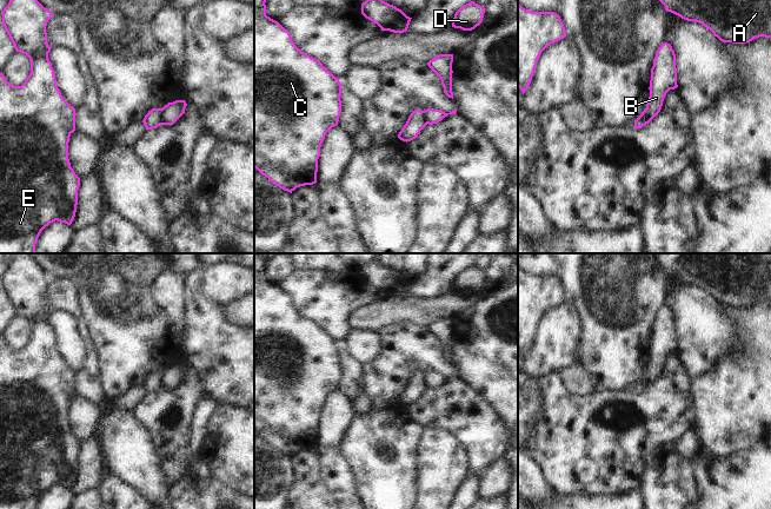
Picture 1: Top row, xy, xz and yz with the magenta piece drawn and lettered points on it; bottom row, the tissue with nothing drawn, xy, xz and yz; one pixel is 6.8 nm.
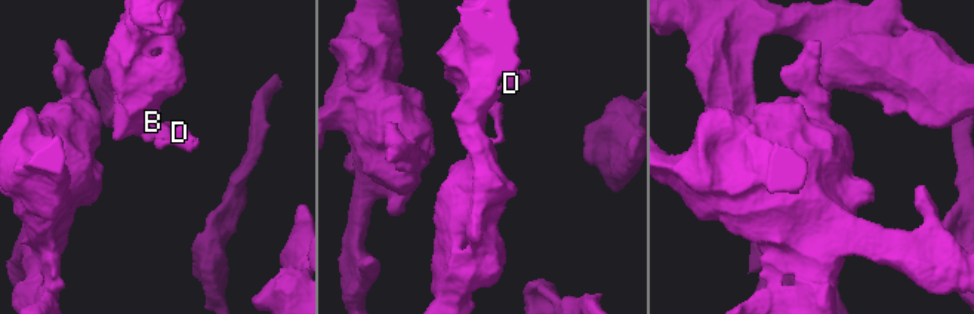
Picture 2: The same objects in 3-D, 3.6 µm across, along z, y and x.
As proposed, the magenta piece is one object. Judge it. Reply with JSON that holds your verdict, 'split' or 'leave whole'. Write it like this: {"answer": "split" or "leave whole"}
{"answer": "split"}

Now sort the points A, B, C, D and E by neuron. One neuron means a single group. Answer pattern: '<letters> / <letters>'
A B C E / D

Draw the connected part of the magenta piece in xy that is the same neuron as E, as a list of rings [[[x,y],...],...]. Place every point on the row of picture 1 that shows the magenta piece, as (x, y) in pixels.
[[[9,0],[2,11],[2,25],[15,51],[29,58],[31,73],[21,86],[13,86],[0,73],[0,253],[35,253],[41,231],[55,220],[71,225],[77,212],[80,178],[68,159],[75,108],[62,98],[48,59],[46,26],[52,16],[38,0]]]

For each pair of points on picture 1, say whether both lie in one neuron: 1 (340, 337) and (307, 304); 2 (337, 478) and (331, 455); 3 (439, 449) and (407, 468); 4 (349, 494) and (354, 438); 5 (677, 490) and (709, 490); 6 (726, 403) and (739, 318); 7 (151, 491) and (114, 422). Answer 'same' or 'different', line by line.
1: same
2: same
3: different
4: different
5: different
6: same
7: same

